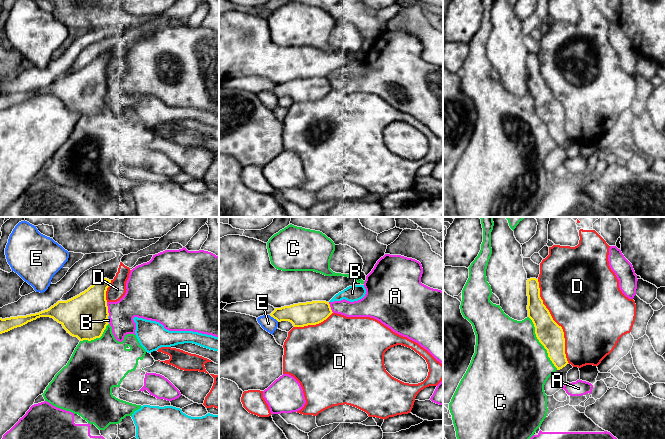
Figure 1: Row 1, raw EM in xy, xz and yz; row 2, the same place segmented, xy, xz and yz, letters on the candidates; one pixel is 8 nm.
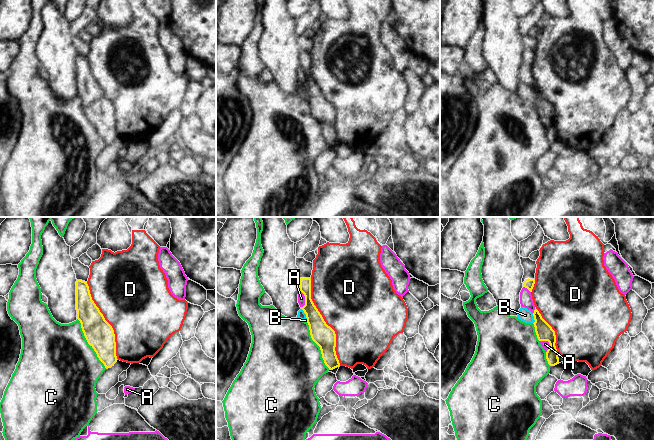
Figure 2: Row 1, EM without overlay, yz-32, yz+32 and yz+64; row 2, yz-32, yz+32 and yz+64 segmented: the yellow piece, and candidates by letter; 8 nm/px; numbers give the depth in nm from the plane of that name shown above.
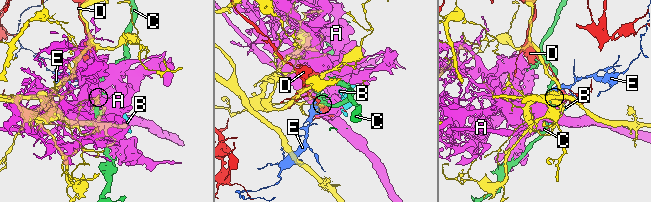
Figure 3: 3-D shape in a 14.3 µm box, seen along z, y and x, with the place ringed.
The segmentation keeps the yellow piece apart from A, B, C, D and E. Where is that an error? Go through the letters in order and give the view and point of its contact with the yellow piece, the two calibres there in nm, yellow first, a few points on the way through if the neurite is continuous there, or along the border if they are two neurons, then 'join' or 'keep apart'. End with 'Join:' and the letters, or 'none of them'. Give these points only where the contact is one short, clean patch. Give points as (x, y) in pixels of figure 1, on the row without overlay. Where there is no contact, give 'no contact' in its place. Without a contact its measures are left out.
A: xy (107, 85) | 360/240 nm | keep apart
B: xy (107, 94) | 360/30 nm | keep apart
C: yz (540, 118) | 200/500 nm | keep apart
D: yz (554, 97) | 200/500 nm | keep apart
E: xz (274, 94) | 190/120 nm | along xz (269, 91), (278, 97) | keep apart
Join: none of them

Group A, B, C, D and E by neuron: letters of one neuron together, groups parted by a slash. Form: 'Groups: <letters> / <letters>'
Groups: A / B / C / D / E

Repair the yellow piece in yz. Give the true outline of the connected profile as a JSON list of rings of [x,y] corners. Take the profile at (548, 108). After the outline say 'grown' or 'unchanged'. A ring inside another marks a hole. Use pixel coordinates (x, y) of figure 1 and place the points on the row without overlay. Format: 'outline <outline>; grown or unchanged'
outline [[[538,55],[527,56],[527,72],[528,93],[534,100],[536,113],[547,126],[548,133],[554,142],[560,146],[568,140],[565,130],[564,108],[543,80]]]; unchanged

